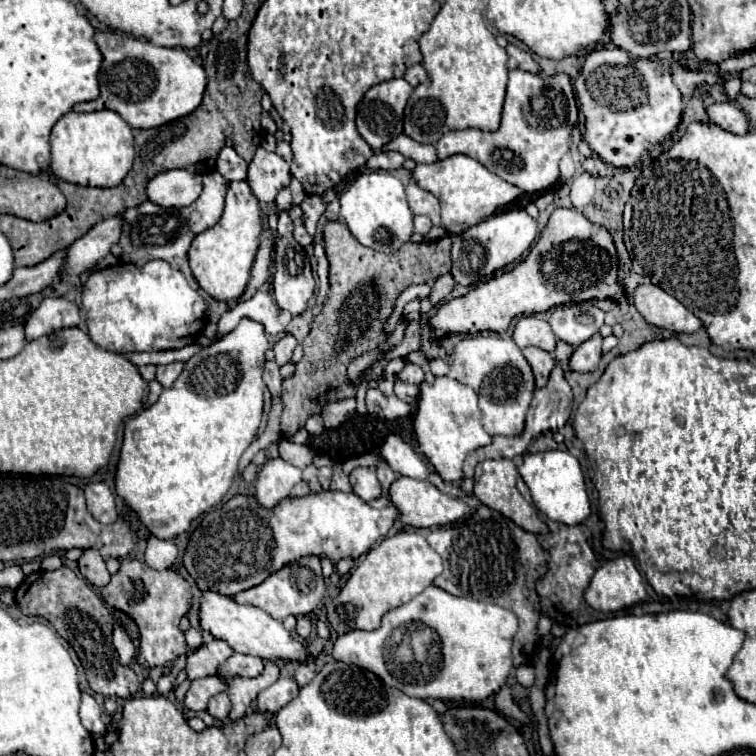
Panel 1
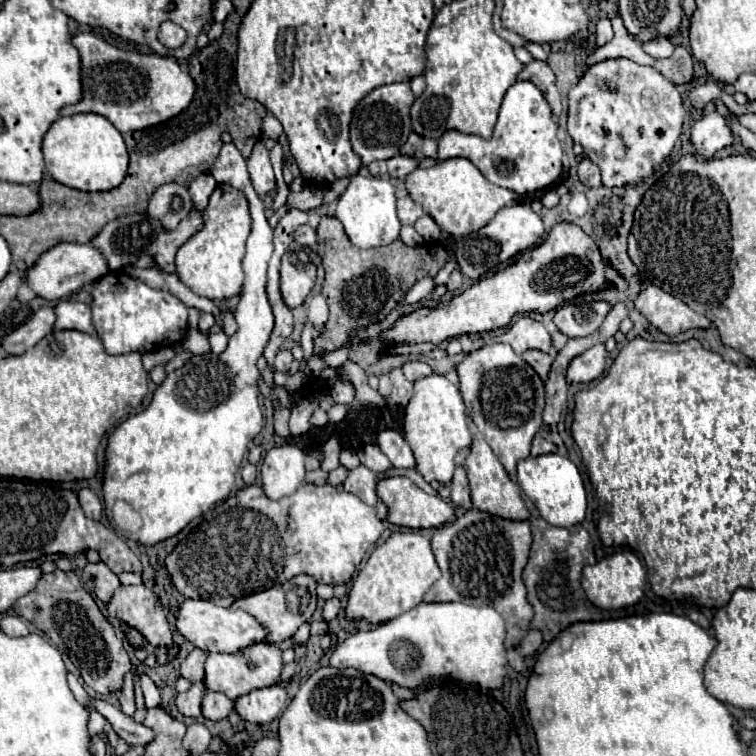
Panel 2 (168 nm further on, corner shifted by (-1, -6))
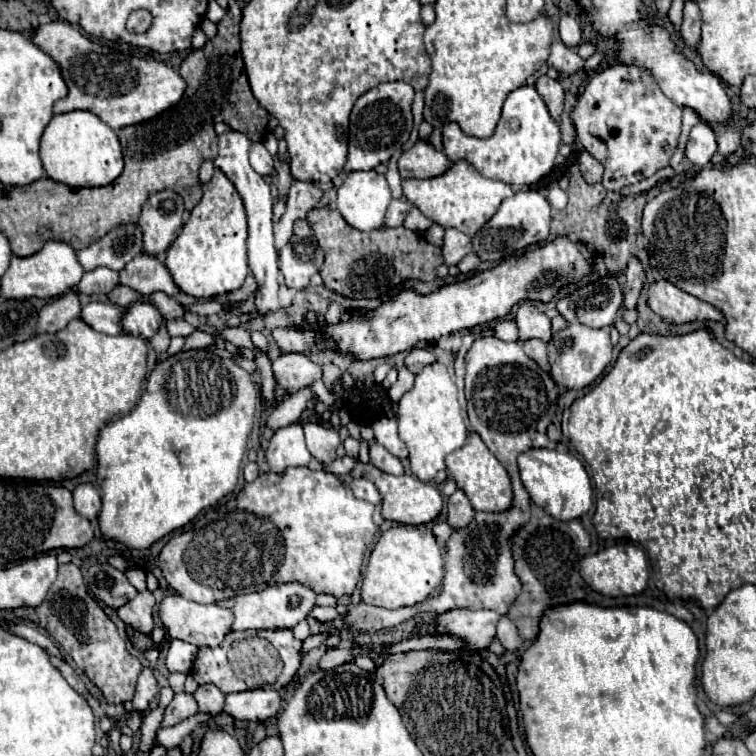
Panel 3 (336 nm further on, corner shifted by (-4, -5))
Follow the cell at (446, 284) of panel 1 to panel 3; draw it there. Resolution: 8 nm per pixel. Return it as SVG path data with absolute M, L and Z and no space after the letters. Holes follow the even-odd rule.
M467 254L457 266L459 266L461 274L471 274L471 272L475 272L479 268L479 264L481 264L481 260L475 254Z

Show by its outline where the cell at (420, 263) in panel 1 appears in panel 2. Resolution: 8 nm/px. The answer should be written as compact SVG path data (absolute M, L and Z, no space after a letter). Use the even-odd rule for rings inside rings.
M322 217L316 229L318 233L318 255L326 271L322 295L330 307L330 319L318 339L314 339L314 355L330 353L348 343L358 325L372 325L384 319L408 289L422 277L434 277L440 267L448 261L448 251L442 245L420 245L408 247L400 239L384 247L360 249L350 243L342 223L336 217Z

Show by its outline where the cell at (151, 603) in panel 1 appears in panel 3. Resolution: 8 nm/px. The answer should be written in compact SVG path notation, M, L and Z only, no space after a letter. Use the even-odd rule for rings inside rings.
M145 590L145 592L139 592L135 598L131 598L125 606L121 606L117 610L117 614L125 624L137 628L143 634L151 634L151 630L153 630L153 606L155 606L155 598L149 590Z

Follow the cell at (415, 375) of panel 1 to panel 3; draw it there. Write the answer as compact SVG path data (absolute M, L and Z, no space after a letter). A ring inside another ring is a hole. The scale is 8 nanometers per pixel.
M413 348L407 358L405 358L405 366L413 372L413 374L419 374L425 366L433 364L435 362L435 356L427 350L419 350L419 348Z

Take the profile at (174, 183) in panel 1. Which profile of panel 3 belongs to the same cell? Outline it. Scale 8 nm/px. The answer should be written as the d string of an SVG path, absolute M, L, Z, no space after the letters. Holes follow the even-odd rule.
M161 190L153 194L139 216L145 254L165 254L175 240L177 230L183 226L183 216L185 204L175 190Z

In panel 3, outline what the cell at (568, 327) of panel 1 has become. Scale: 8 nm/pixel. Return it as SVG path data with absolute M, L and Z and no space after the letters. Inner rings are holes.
M613 276L601 278L591 290L577 290L575 294L557 302L557 312L569 324L583 324L589 328L613 326L623 304L619 280Z

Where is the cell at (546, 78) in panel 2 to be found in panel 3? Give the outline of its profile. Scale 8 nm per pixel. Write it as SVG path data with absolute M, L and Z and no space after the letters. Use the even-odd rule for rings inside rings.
M543 74L543 76L537 78L535 88L541 94L541 98L545 100L551 116L559 122L561 120L561 110L563 110L563 86L559 84L559 80L553 80L547 74Z

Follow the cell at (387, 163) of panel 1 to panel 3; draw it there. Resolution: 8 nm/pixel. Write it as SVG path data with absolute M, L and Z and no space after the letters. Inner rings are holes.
M417 142L399 158L399 174L401 178L431 178L443 174L449 164L447 156L437 152L429 142Z

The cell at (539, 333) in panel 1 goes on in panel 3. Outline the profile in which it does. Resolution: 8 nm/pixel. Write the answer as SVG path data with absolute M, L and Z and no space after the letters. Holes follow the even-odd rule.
M529 304L519 306L515 322L519 328L519 342L527 342L529 338L539 338L543 342L549 342L549 338L553 336L551 320Z

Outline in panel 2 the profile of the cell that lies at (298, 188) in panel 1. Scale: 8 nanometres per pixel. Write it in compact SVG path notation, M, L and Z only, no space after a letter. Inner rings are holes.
M292 241L282 257L280 289L288 307L298 307L310 293L316 281L316 265L310 257L310 249Z

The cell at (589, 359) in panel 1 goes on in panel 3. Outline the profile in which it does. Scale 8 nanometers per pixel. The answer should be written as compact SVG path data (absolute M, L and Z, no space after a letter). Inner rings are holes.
M569 324L565 330L553 334L553 338L549 340L551 376L561 388L581 390L603 374L603 370L611 362L611 352L613 352L613 346L609 340L609 328L593 330L581 324Z

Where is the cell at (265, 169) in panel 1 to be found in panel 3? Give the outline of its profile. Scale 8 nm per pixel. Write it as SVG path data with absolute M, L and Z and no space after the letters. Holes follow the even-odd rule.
M261 142L251 144L251 166L261 176L271 176L275 172L273 170L273 158Z

